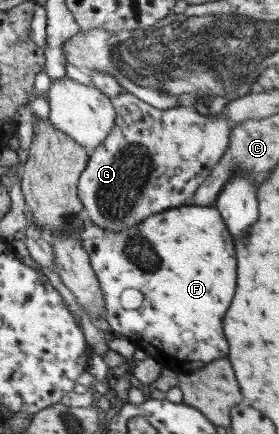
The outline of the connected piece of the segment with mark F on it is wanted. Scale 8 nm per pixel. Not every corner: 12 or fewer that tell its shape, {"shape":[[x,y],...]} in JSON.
{"shape":[[215,206],[78,234],[114,335],[188,374],[228,353]]}

